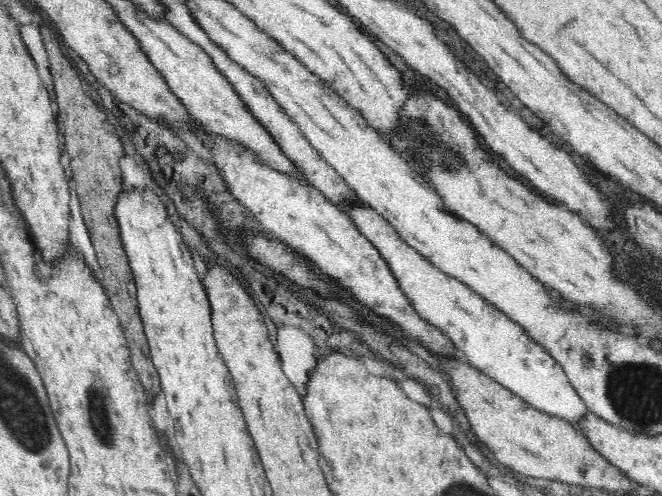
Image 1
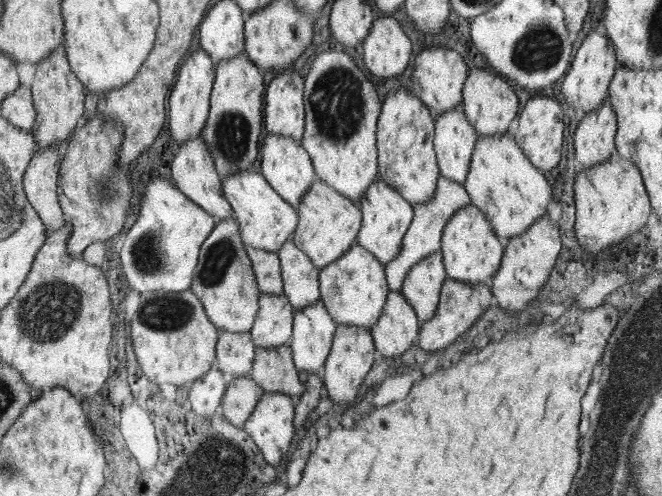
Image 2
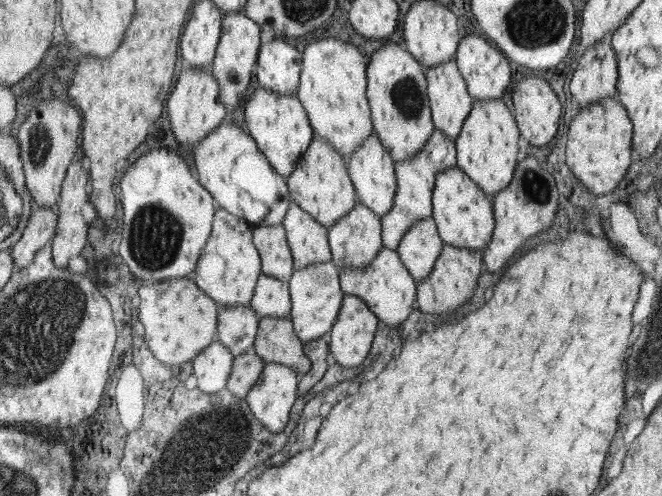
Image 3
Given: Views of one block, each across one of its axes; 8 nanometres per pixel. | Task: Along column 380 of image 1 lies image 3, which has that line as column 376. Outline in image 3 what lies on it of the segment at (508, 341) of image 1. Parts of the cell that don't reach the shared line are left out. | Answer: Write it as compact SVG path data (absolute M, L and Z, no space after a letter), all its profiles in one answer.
M355 204L353 210L343 216L338 224L329 228L329 247L333 250L332 261L337 269L369 266L383 250L380 242L380 216L376 216L363 204Z

